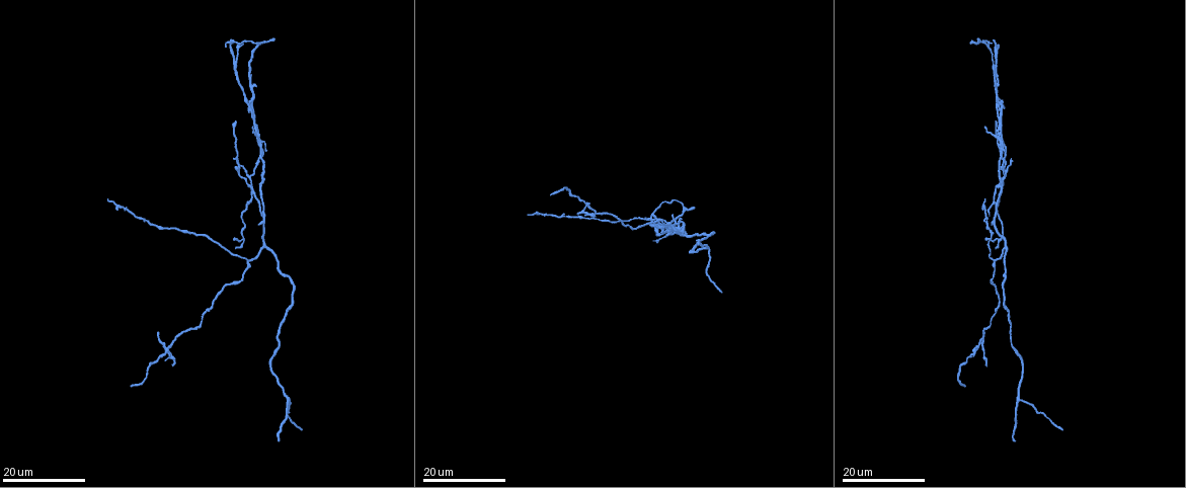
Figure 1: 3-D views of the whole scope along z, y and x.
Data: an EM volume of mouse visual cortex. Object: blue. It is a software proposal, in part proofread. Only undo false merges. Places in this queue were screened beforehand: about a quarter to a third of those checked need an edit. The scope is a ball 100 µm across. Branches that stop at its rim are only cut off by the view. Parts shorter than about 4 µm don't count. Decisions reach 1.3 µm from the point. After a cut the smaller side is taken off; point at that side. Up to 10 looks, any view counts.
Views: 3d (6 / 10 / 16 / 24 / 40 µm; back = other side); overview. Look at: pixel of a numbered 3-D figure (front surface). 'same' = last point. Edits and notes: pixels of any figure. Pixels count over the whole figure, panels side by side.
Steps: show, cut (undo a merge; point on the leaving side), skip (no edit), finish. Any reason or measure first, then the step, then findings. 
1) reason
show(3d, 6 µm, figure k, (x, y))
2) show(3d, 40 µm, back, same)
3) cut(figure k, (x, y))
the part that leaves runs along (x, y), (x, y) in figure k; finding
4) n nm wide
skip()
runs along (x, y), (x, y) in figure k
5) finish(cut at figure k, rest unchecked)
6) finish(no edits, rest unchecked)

arms part here
show(3d, 24 µm, figure 1, (248, 259))

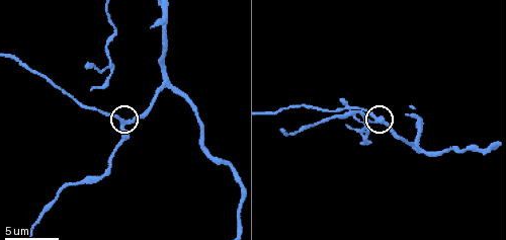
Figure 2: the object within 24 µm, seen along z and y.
show(3d, 6 µm, figure 2, (123, 122))

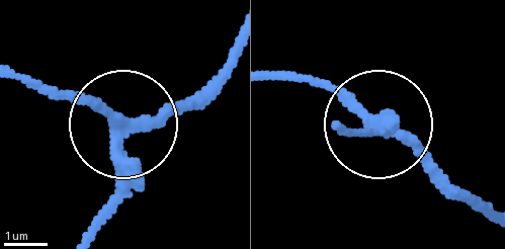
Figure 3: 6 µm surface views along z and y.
260 nm wide
skip()
all the same cell

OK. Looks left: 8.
a fork
show(3d, 16 µm, figure 1, (288, 398))

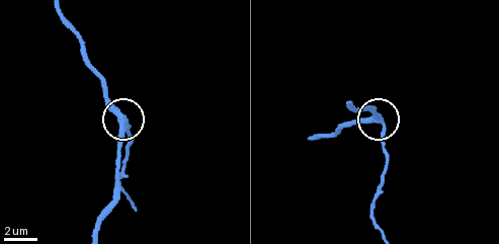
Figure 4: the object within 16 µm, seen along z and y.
show(3d, 6 µm, figure 4, (128, 124))

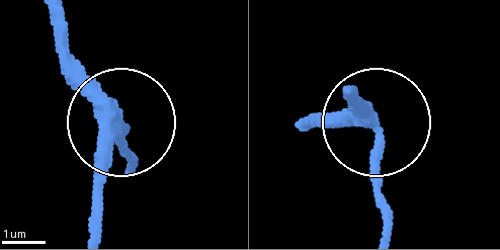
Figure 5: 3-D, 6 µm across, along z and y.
show(3d, 6 µm, back, figure 5, (121, 125))

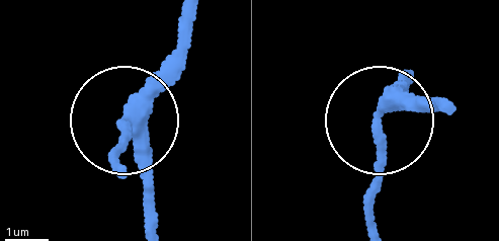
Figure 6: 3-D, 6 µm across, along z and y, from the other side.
skip()
runs along (192, 16), (185, 60), (135, 125), (149, 158), (149, 209) in figure 6; one cell here

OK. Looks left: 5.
four or more arms meet
show(3d, 24 µm, figure 1, (166, 347))

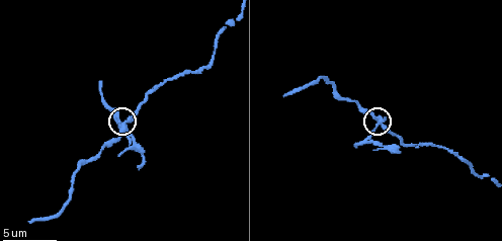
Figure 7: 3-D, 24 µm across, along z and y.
show(3d, 10 µm, figure 7, (378, 126))

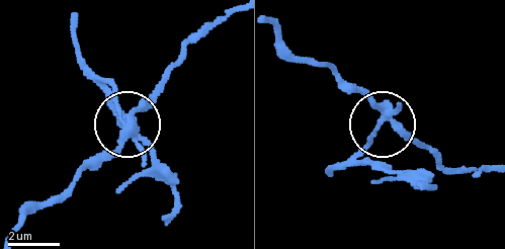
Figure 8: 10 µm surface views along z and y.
cut(figure 8, (116, 104))
the part that leaves runs along (131, 130), (111, 84), (113, 112), (174, 197), (166, 222) in figure 8; two cells meet here

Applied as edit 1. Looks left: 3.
show(overview)

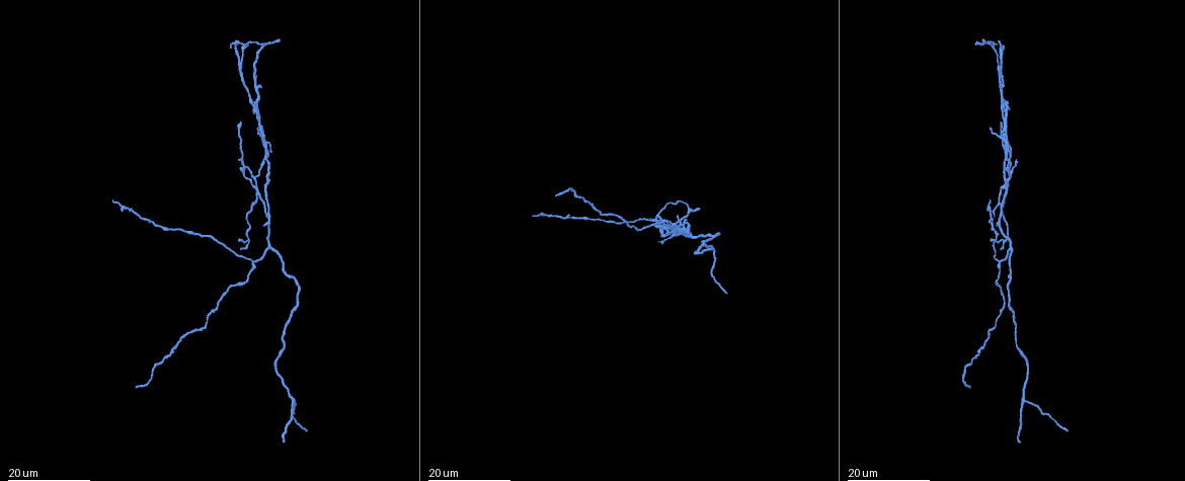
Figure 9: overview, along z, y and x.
thin arm on a thick one
show(3d, 24 µm, figure 9, (1005, 143))

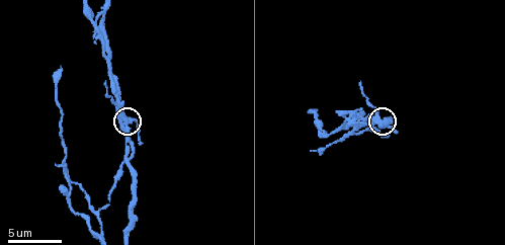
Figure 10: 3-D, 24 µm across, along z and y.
show(3d, 6 µm, figure 10, (130, 122))

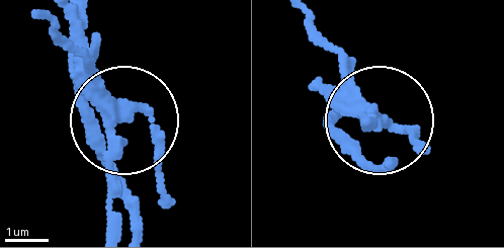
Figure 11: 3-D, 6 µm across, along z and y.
240 nm wide
cut(figure 11, (87, 60))
the part that leaves runs along (111, 95), (53, 26) in figure 11; a second cell is stuck on

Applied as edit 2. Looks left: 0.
finish(cut at figure 8, cut at figure 11, rest unchecked)

